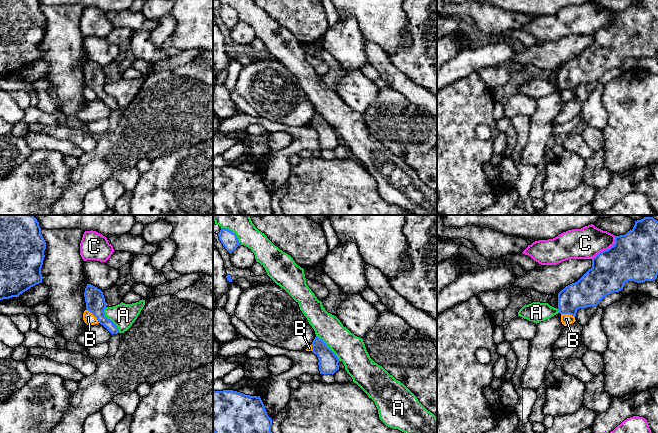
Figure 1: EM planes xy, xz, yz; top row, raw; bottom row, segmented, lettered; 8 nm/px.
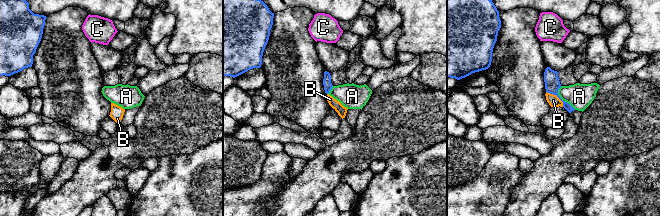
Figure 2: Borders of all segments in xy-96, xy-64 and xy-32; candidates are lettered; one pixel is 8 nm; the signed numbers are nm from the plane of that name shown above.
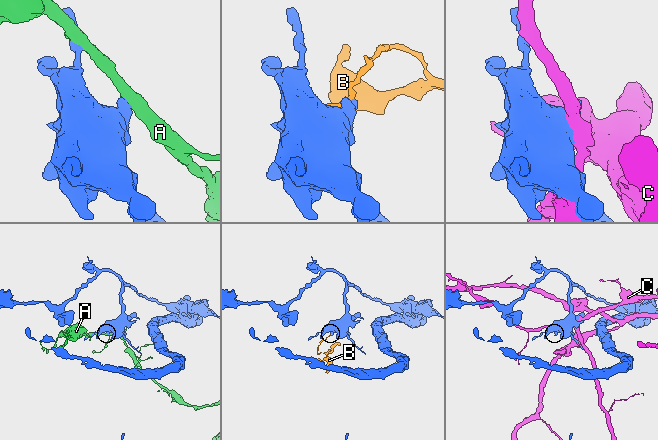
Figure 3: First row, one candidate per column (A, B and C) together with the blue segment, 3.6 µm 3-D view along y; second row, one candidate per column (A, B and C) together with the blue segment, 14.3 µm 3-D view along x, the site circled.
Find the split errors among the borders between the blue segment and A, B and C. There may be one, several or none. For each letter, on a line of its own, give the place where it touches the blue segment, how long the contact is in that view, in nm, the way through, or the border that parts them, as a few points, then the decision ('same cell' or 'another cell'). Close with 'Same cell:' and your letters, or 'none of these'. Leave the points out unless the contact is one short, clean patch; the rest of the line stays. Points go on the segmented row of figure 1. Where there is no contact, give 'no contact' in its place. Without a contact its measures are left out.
A: xz (328, 347) | 280 nm | another cell
B: xy (93, 314) | 160 nm | along xy (86, 309), (99, 322) | another cell
C: yz (607, 249) | 260 nm | another cell
Same cell: none of these

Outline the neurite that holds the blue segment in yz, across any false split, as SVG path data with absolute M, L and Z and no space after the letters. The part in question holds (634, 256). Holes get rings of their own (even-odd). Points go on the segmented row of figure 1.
M644 217L635 221L632 230L624 235L615 236L615 243L609 249L597 254L592 259L592 268L589 269L577 282L566 286L558 293L558 311L560 314L576 316L577 310L597 306L607 295L619 292L628 281L637 283L653 281L658 275L658 221L653 217Z

